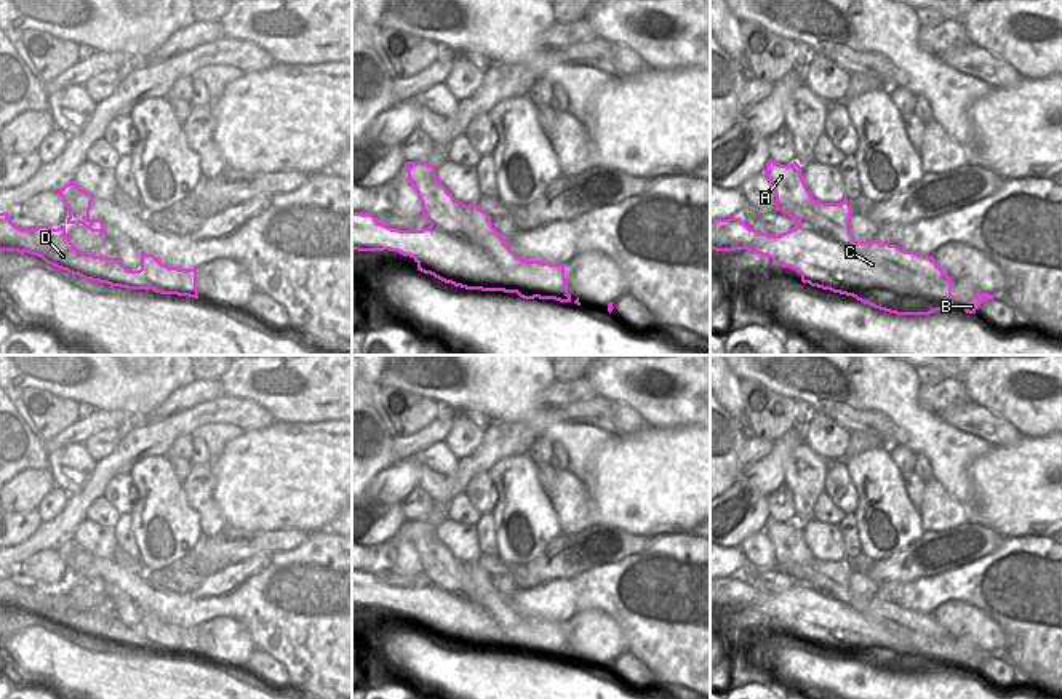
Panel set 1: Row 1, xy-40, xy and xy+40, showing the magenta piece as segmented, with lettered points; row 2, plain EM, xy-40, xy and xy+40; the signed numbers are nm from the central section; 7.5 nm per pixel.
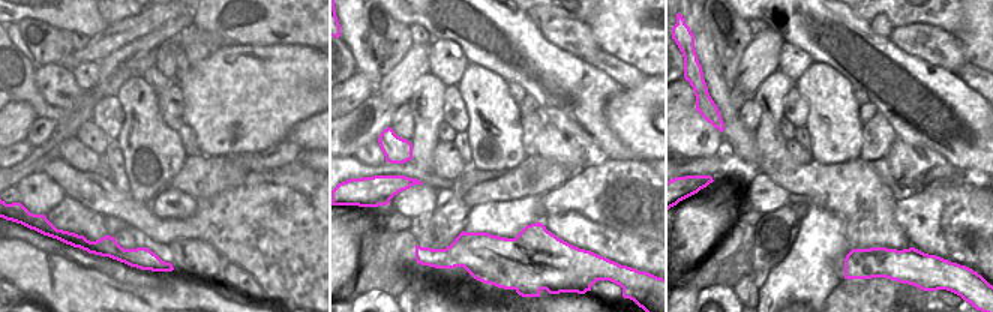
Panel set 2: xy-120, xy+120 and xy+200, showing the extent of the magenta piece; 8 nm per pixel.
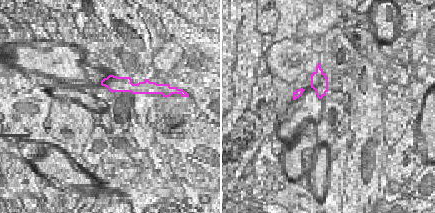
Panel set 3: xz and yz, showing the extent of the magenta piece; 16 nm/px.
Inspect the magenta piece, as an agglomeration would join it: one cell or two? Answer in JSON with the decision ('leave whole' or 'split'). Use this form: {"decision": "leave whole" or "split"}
{"decision": "split"}

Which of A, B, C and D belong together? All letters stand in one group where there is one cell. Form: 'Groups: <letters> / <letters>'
Groups: A / B C D.

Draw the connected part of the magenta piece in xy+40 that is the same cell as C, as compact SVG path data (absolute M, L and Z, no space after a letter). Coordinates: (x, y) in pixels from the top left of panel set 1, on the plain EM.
M728 576L710 577L710 608L755 609L771 616L776 622L796 629L803 641L852 654L864 662L896 673L929 673L937 669L953 667L952 637L937 624L934 616L900 608L897 603L872 598L867 613L862 614L838 598L806 584L795 584L781 593L769 593L750 587L739 576Z

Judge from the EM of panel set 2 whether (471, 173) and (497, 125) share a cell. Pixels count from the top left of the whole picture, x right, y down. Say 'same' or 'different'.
different

